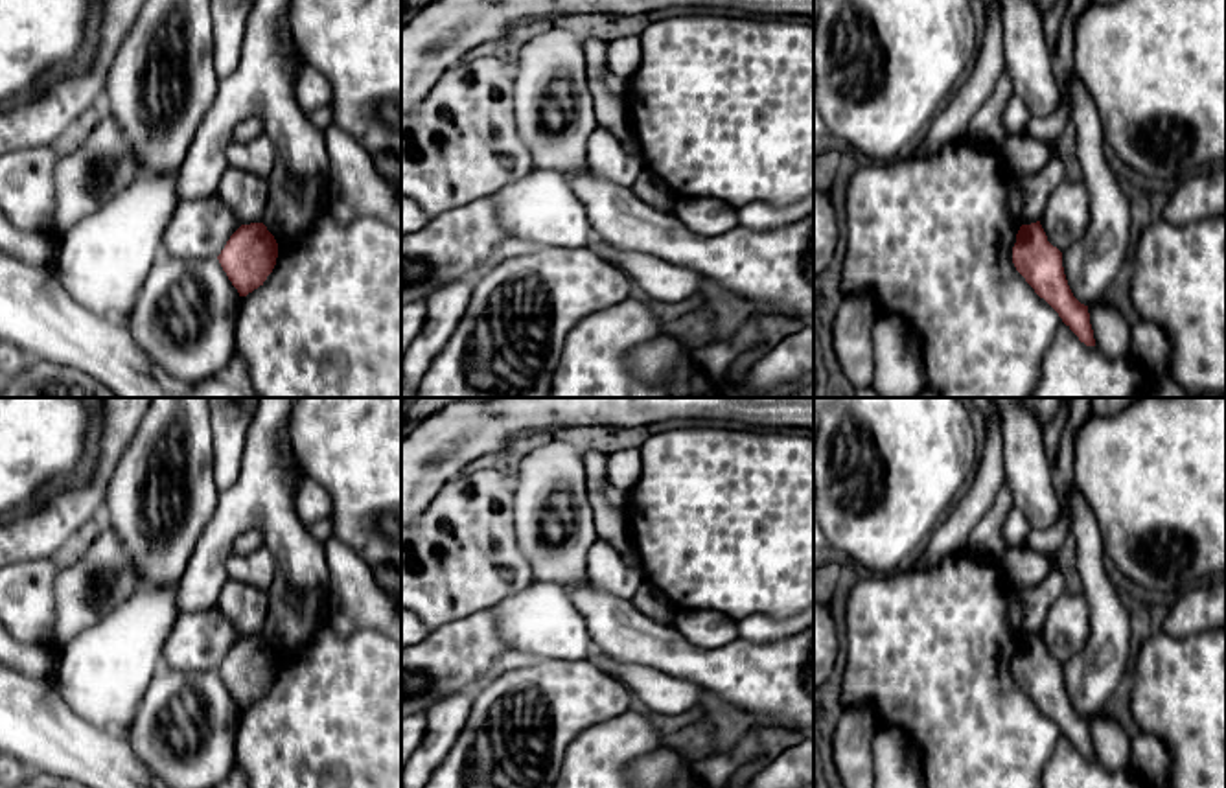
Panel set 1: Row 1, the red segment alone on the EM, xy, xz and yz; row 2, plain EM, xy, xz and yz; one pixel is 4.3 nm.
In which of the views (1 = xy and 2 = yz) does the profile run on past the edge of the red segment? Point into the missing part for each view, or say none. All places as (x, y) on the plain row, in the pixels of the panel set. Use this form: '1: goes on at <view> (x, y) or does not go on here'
1: does not go on here
2: does not go on here

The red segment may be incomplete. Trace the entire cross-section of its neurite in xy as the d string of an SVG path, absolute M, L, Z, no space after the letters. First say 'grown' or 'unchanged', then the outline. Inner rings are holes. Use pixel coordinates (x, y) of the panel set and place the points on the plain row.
unchanged; M263 635L241 637L217 668L239 709L247 709L272 685L278 655Z

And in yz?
unchanged; M1040 633L1020 639L1012 659L1012 676L1079 753L1095 759L1088 718L1073 709L1064 687L1062 665L1047 654Z

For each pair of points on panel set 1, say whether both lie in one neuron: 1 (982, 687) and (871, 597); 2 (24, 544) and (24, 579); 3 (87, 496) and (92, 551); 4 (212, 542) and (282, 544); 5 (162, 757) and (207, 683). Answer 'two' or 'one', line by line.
1: one
2: two
3: two
4: one
5: one

